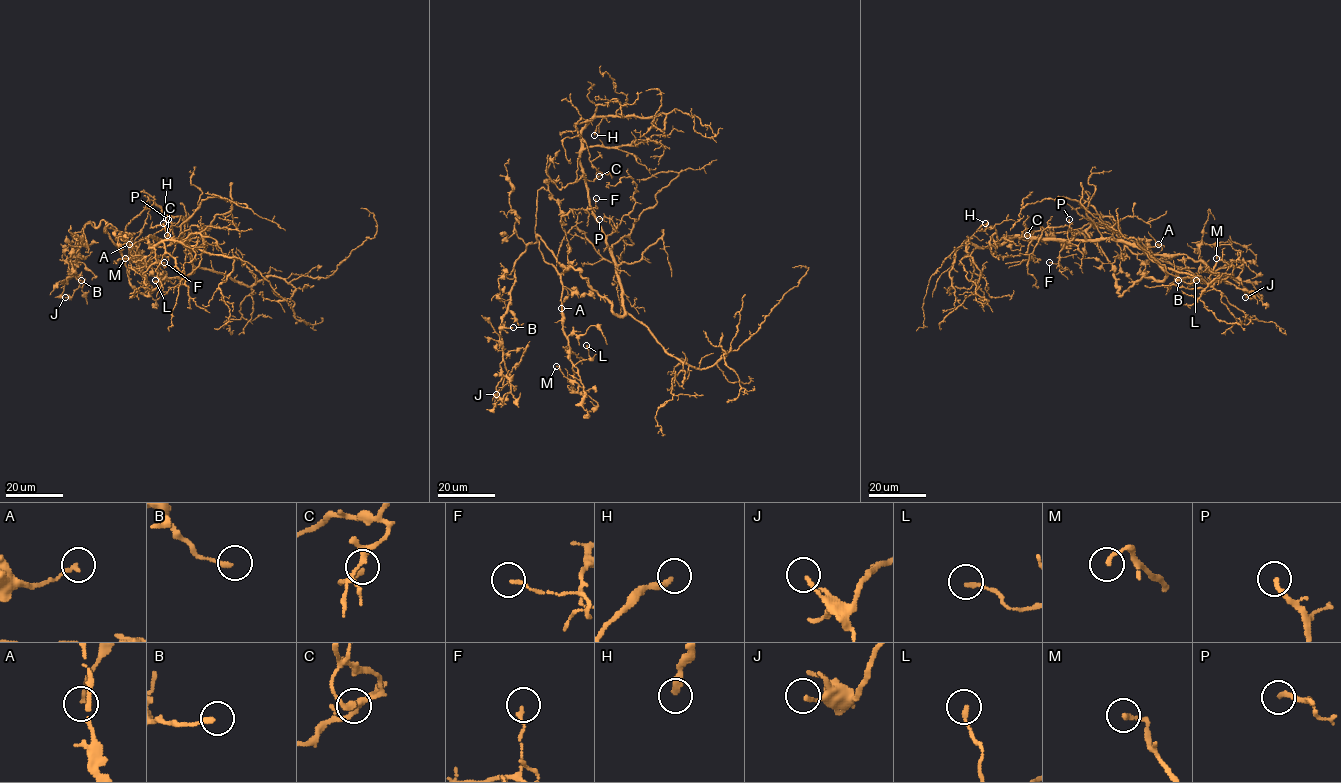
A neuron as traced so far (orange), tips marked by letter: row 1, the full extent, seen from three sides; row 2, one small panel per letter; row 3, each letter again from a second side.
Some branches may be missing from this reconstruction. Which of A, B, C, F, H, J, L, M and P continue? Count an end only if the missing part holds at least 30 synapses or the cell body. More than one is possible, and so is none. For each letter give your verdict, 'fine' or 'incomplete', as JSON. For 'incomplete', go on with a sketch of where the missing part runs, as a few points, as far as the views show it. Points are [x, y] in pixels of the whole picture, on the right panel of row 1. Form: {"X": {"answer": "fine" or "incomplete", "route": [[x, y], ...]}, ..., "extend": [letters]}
{"A": {"answer": "fine"}, "B": {"answer": "fine"}, "C": {"answer": "fine"}, "F": {"answer": "fine"}, "H": {"answer": "fine"}, "J": {"answer": "fine"}, "L": {"answer": "fine"}, "M": {"answer": "fine"}, "P": {"answer": "incomplete", "route": [[1069, 219], [1073, 210], [1115, 168], [1116, 161]]}, "extend": ["P"]}

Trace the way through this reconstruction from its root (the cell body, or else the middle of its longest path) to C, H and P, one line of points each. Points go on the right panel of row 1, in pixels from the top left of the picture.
C: (1095, 210), (1113, 217), (1119, 239), (1046, 239), (1032, 237), (1030, 228), (1023, 232), (1027, 235)
H: (1095, 210), (1113, 217), (1118, 225), (1119, 239), (1010, 237), (998, 244), (976, 247), (967, 238), (985, 223)
P: (1095, 210), (1113, 217), (1118, 225), (1119, 239), (1087, 240), (1082, 233), (1077, 233), (1069, 240), (1069, 219)

